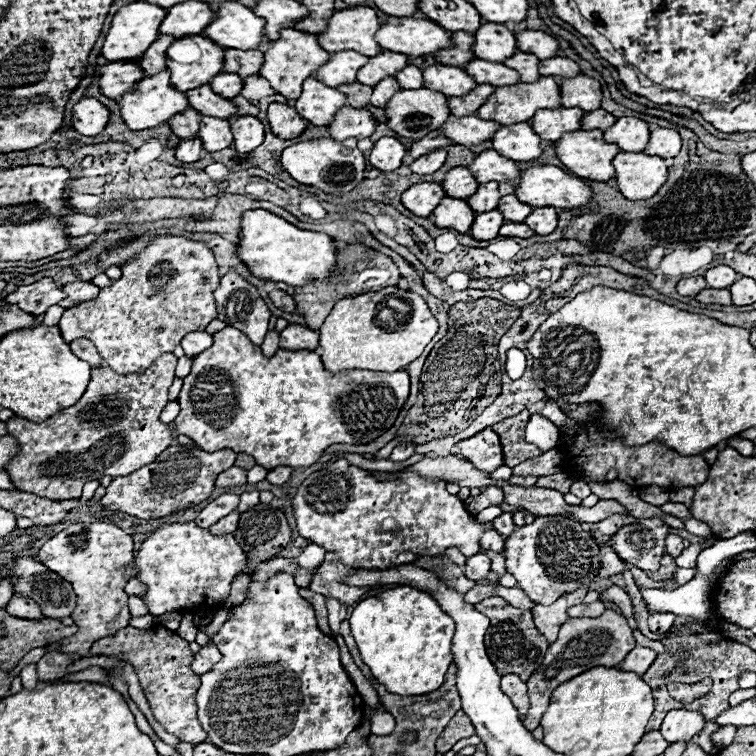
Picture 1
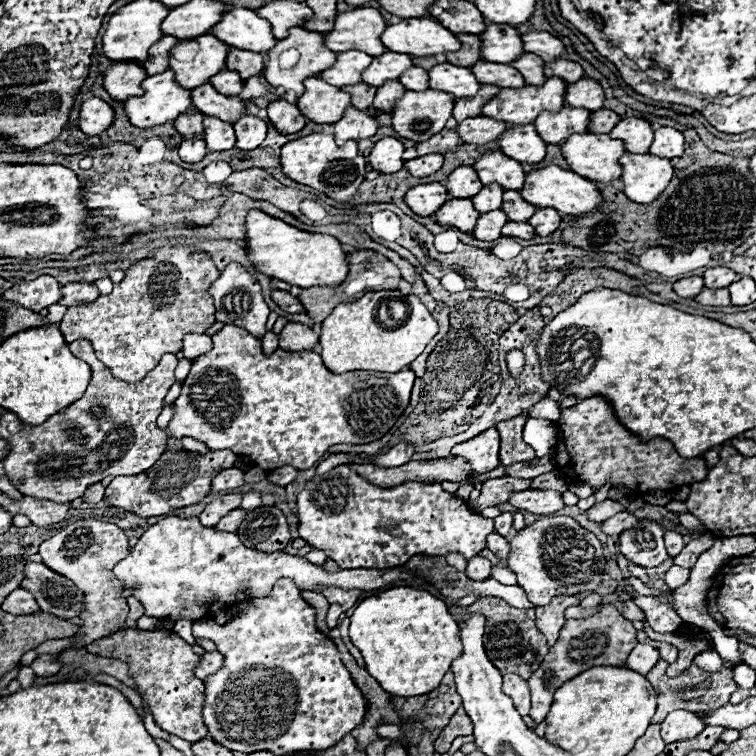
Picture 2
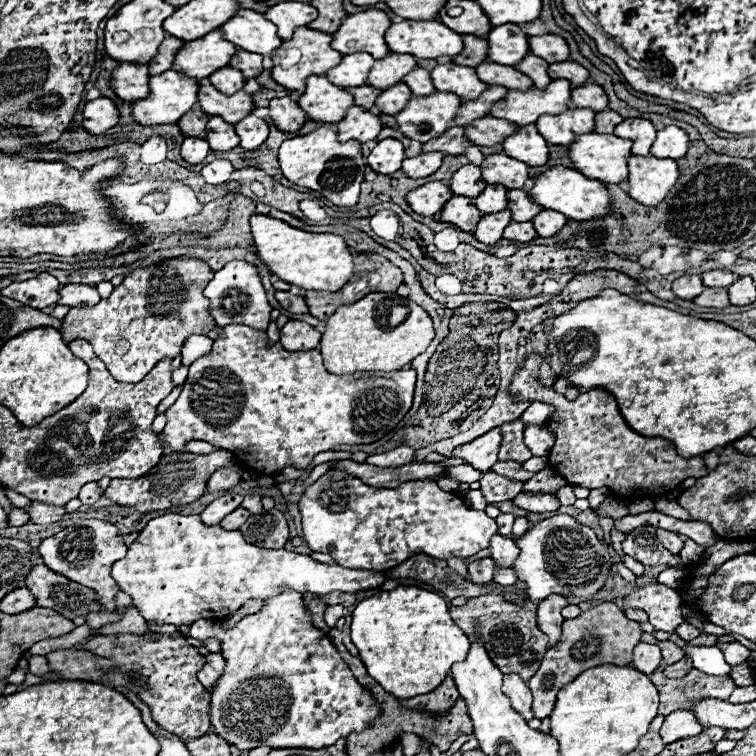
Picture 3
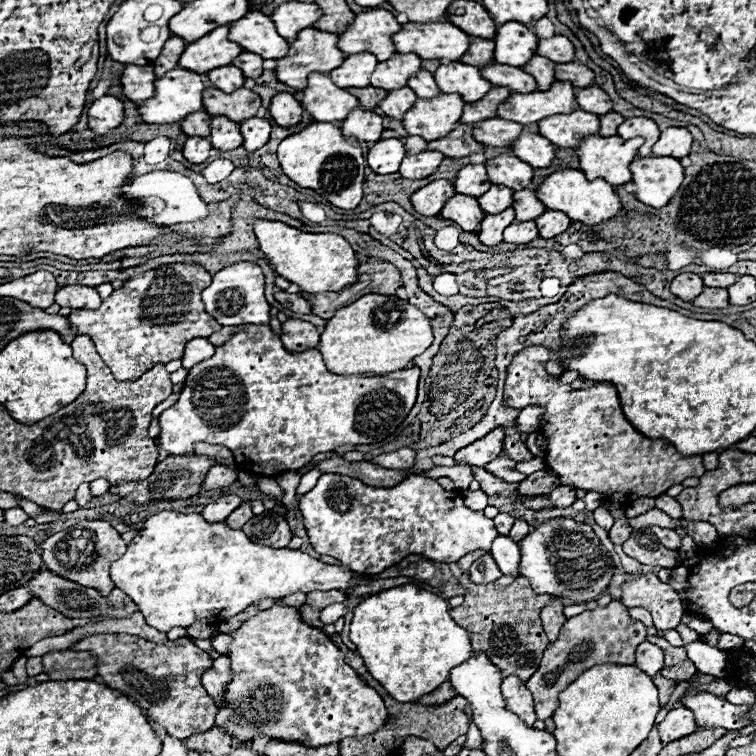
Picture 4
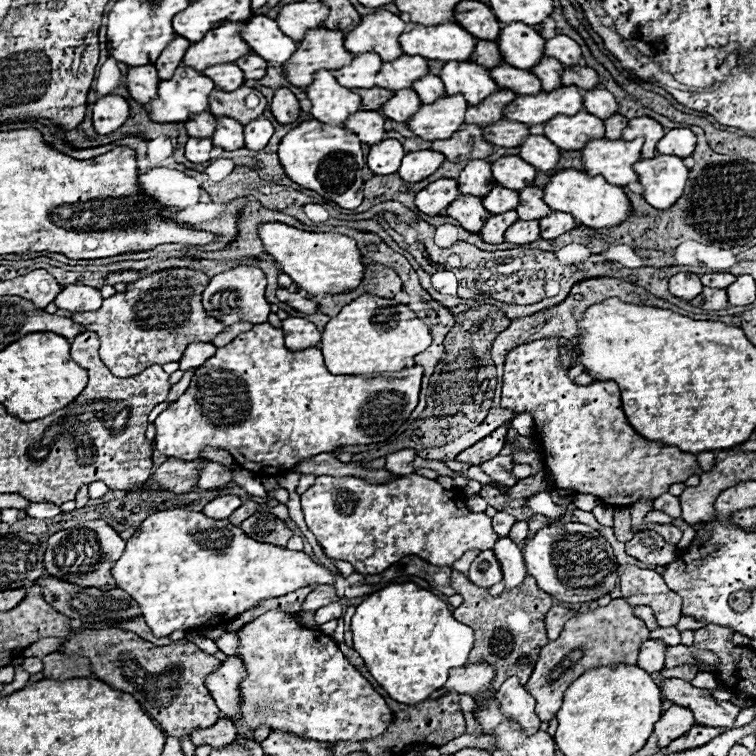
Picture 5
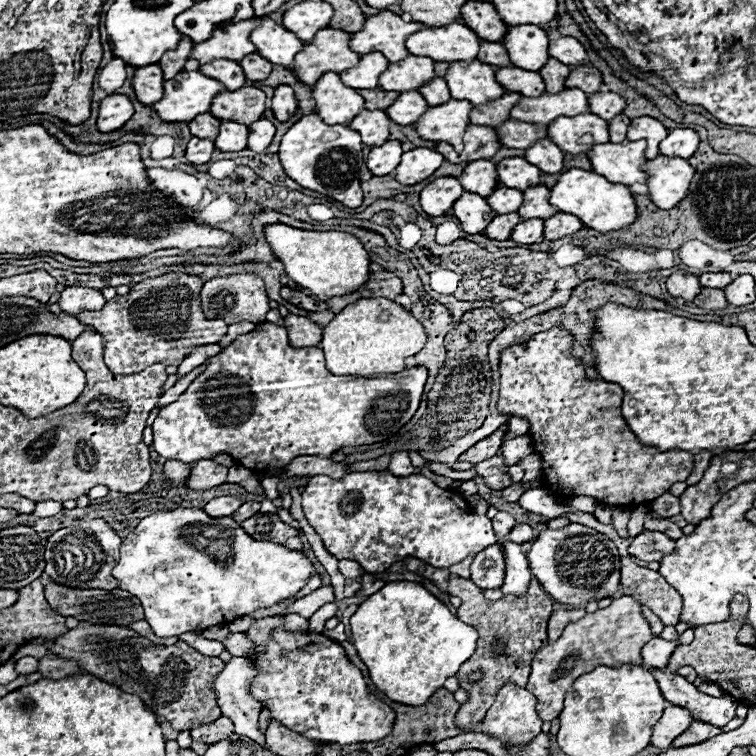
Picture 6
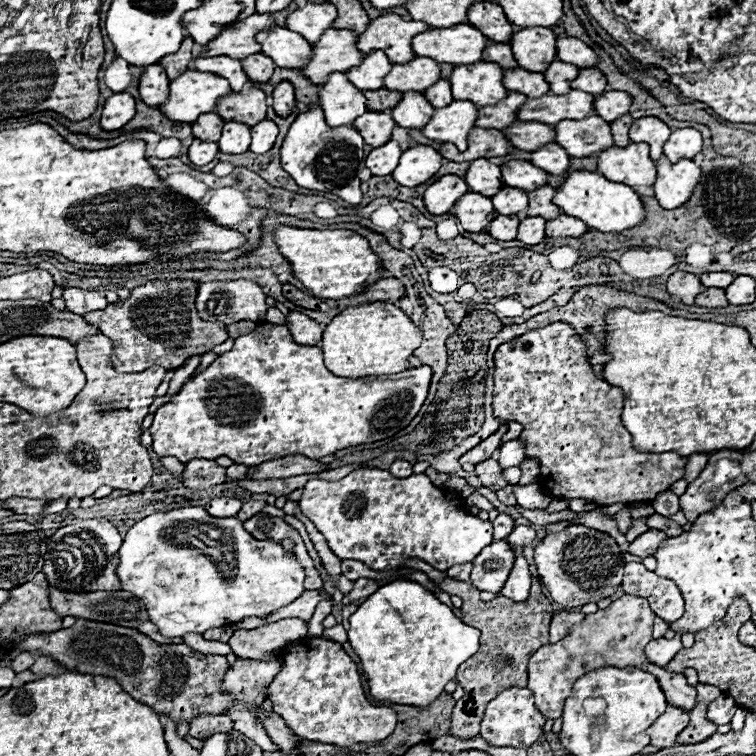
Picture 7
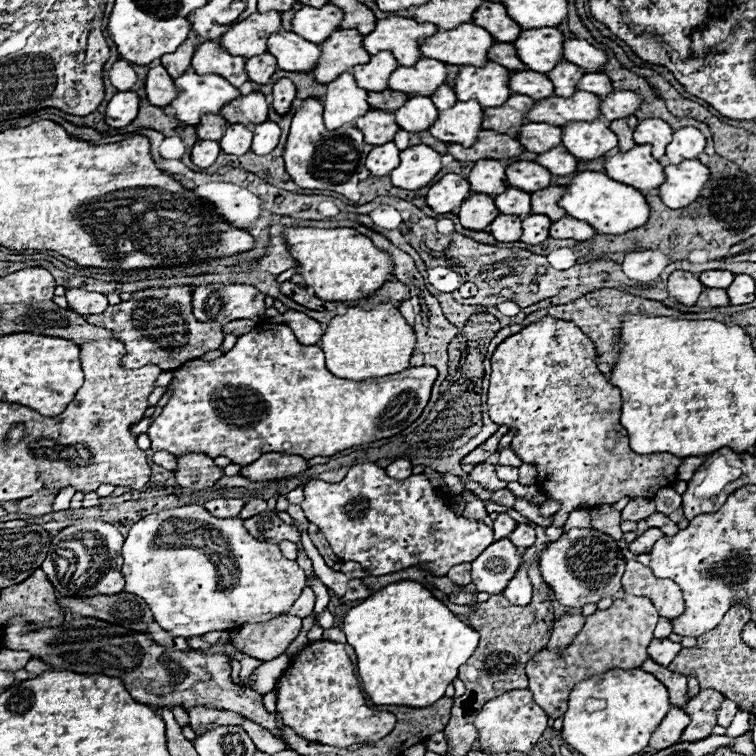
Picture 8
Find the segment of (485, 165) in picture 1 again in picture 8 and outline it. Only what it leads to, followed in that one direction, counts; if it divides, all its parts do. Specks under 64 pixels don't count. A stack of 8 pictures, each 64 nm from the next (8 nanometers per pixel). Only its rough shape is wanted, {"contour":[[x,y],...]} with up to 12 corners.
{"contour":[[536,162],[506,166],[508,186],[524,192],[550,186],[552,174]]}

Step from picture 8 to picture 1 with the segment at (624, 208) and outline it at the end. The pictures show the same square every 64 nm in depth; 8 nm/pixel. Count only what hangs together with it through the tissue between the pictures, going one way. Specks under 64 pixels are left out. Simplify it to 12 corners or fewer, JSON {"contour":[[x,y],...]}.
{"contour":[[530,166],[520,202],[556,210],[588,204],[592,190],[558,166]]}

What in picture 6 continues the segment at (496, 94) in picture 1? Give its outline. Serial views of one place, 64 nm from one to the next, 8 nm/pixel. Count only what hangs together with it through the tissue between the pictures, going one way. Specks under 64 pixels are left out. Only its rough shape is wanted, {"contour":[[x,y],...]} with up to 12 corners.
{"contour":[[576,88],[522,98],[510,118],[550,124],[588,110]]}

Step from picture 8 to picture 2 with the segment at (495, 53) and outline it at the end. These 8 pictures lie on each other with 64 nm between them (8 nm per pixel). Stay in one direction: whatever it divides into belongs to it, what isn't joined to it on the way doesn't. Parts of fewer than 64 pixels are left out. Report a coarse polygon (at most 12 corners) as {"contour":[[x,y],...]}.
{"contour":[[456,34],[462,48],[446,52],[446,62],[472,66],[480,60],[480,38]]}

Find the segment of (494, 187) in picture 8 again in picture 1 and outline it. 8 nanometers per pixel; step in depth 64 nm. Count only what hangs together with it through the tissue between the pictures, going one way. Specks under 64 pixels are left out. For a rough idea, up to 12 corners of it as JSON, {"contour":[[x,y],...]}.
{"contour":[[464,166],[448,170],[442,180],[446,196],[472,196],[478,182]]}

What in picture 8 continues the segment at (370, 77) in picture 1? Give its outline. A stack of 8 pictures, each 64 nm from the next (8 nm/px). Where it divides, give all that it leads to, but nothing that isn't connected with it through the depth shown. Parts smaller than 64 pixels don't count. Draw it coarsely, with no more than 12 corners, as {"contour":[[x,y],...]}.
{"contour":[[432,58],[398,66],[388,88],[430,96],[444,84],[446,68]]}

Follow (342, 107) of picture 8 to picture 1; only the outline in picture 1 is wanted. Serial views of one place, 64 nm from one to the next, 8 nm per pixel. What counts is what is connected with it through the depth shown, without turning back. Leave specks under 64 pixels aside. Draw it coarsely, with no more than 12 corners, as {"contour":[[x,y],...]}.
{"contour":[[308,78],[294,108],[310,124],[328,126],[342,92]]}

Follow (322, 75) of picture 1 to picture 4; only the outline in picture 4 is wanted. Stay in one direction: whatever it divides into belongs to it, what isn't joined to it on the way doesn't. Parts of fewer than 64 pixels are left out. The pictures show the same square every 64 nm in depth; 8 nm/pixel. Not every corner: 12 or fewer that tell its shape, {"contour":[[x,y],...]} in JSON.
{"contour":[[368,52],[352,54],[330,70],[340,88],[366,88],[376,62]]}

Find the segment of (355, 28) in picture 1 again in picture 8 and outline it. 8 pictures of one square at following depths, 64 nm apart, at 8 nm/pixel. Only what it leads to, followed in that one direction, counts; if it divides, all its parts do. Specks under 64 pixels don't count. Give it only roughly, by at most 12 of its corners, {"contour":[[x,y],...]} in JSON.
{"contour":[[412,18],[378,20],[362,42],[368,54],[388,50],[398,64],[422,56],[416,42],[436,26]]}

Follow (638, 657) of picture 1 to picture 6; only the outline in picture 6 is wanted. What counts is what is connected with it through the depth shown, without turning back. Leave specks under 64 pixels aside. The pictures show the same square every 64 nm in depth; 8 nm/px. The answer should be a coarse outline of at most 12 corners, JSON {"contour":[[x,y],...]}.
{"contour":[[652,638],[642,648],[642,666],[664,670],[678,642]]}

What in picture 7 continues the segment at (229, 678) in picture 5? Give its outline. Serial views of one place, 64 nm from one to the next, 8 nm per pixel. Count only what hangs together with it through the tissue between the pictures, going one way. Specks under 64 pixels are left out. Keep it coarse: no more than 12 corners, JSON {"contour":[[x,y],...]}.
{"contour":[[236,658],[222,690],[236,700],[226,708],[234,730],[262,750],[276,744],[262,728],[256,710],[262,690],[280,668],[280,660]]}

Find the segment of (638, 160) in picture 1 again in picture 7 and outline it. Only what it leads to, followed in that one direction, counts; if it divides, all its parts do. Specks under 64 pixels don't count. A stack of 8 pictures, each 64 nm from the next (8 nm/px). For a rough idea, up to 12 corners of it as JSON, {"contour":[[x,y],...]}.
{"contour":[[656,160],[654,196],[666,210],[684,204],[700,180],[692,160]]}

